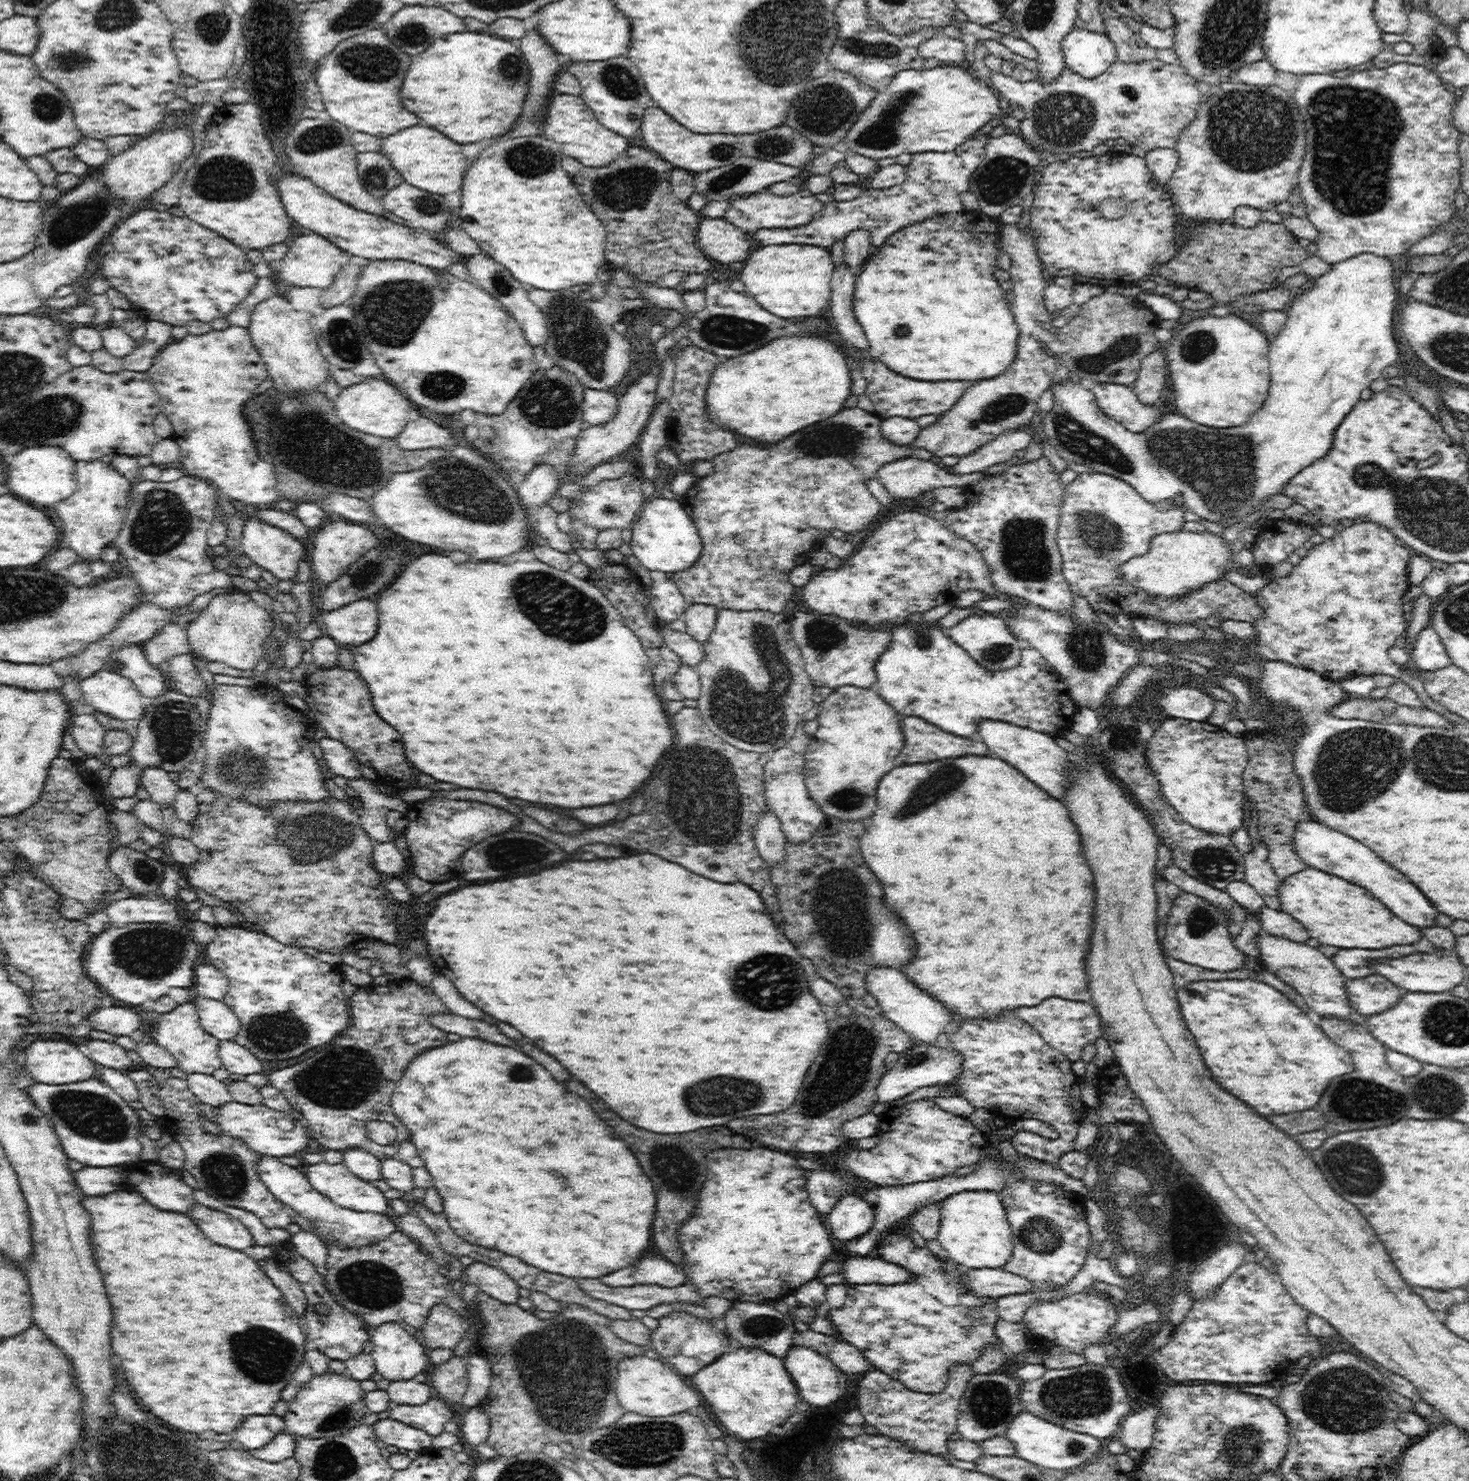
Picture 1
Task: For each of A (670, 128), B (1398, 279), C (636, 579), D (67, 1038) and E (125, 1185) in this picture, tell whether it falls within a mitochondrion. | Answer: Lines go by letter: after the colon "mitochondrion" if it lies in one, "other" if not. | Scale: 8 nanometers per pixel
A: other
B: other
C: other
D: other
E: other

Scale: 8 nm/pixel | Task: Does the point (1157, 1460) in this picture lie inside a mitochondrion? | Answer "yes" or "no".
no

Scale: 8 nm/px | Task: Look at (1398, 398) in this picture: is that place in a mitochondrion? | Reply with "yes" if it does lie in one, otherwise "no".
no

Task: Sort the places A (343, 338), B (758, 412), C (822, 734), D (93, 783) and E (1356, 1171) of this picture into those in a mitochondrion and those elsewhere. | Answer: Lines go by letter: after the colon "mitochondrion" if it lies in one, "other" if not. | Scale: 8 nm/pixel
A: mitochondrion
B: other
C: other
D: other
E: mitochondrion

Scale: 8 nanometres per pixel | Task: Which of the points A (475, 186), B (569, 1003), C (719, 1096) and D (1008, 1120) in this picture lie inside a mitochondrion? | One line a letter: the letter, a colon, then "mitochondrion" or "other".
A: other
B: other
C: mitochondrion
D: other

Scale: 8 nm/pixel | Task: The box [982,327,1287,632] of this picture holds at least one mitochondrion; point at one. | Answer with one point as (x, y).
(1218, 468)

